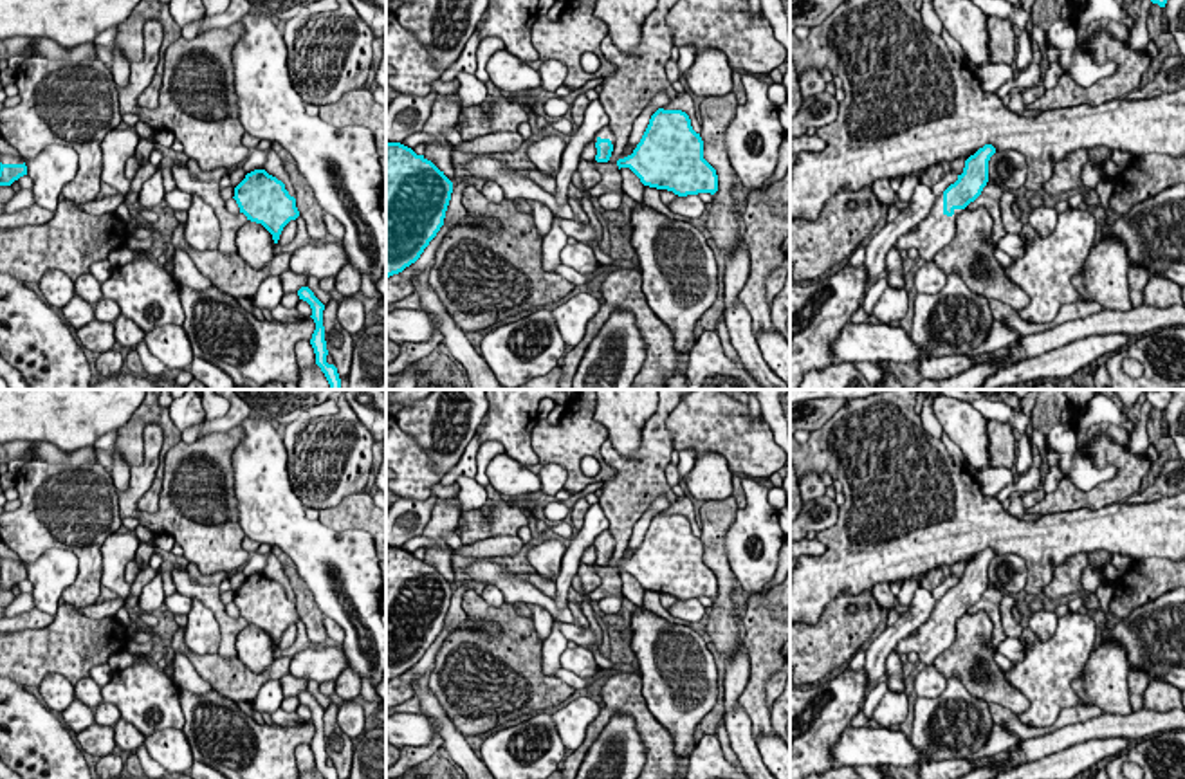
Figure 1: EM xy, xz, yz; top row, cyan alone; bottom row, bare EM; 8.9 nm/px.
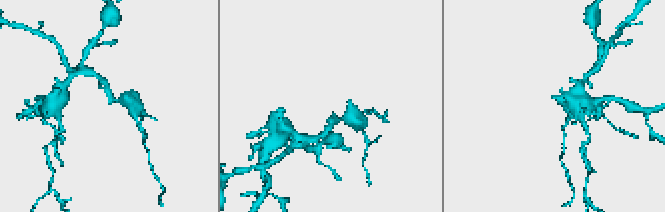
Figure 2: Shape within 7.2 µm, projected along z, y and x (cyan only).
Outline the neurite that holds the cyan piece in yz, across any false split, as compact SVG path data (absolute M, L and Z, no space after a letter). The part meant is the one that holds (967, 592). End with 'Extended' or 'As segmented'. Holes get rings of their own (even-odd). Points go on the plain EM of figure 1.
M985 548L965 564L963 577L940 600L925 624L895 646L896 655L916 653L918 660L931 665L956 638L958 619L974 606L988 586L988 564L996 557Z. Extended

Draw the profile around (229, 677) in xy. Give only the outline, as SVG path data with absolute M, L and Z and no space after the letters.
M179 628L171 638L171 656L184 653L197 673L213 687L213 691L233 701L251 703L269 680L280 680L290 671L290 658L281 655L263 673L249 671L238 656L224 658L216 655L195 655L186 647L184 628Z

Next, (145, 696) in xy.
M139 658L133 665L114 671L101 687L103 701L112 703L121 718L144 738L162 729L184 729L180 691L164 671Z

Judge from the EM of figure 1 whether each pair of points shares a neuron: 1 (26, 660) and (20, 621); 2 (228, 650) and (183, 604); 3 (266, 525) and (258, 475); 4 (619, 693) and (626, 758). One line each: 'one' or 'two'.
1: two
2: two
3: one
4: two

